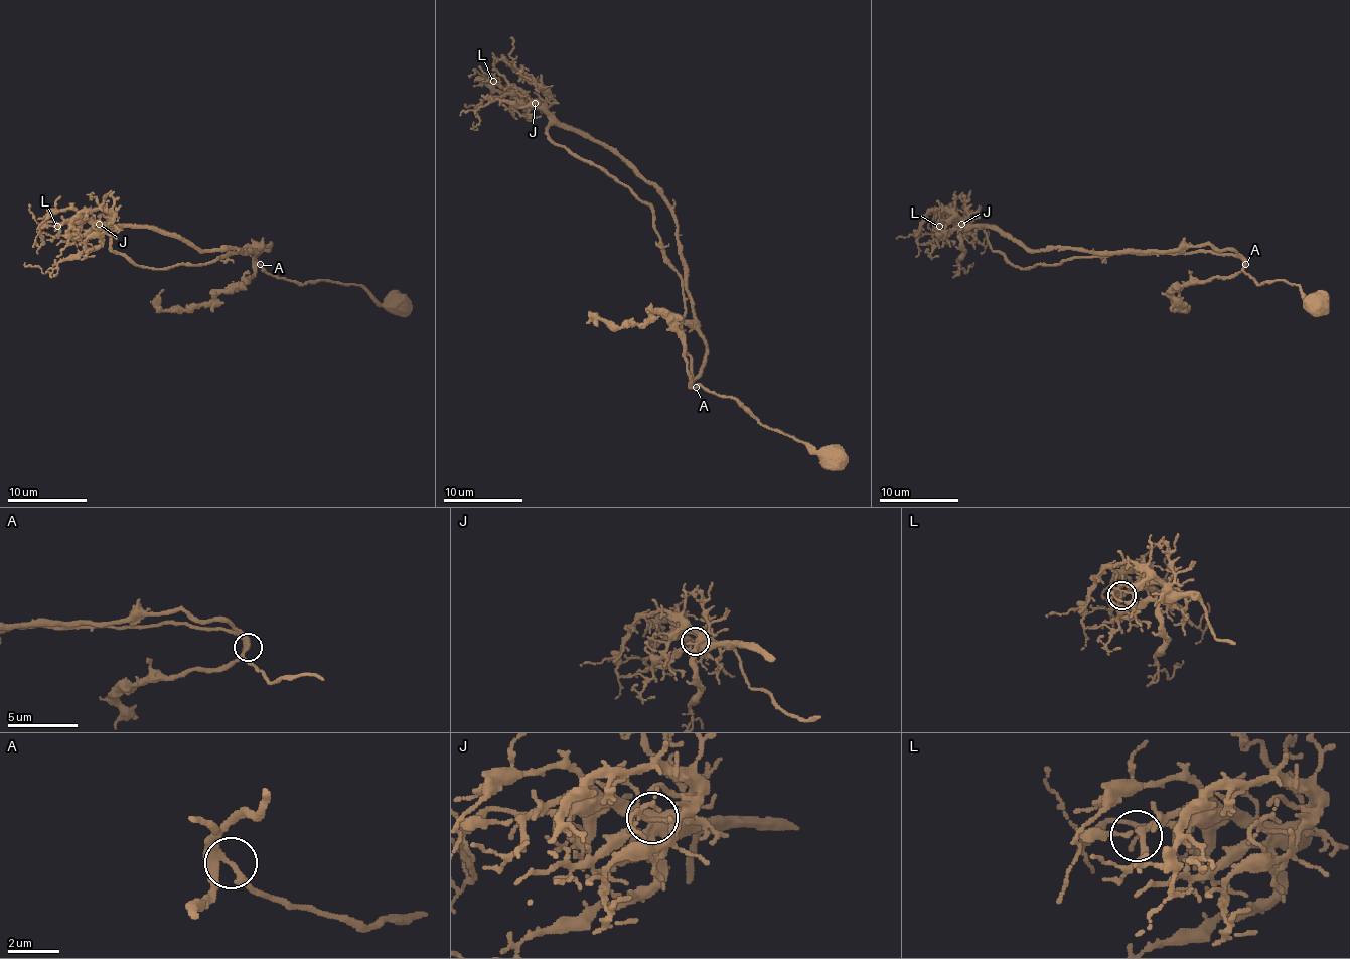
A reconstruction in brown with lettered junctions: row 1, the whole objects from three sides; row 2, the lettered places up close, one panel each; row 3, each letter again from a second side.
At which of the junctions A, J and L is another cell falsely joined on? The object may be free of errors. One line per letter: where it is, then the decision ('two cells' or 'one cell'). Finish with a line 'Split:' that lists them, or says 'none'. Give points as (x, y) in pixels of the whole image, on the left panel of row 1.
A: at (260, 264); one cell
J: at (99, 224); one cell
L: at (57, 226); one cell
Split: none

